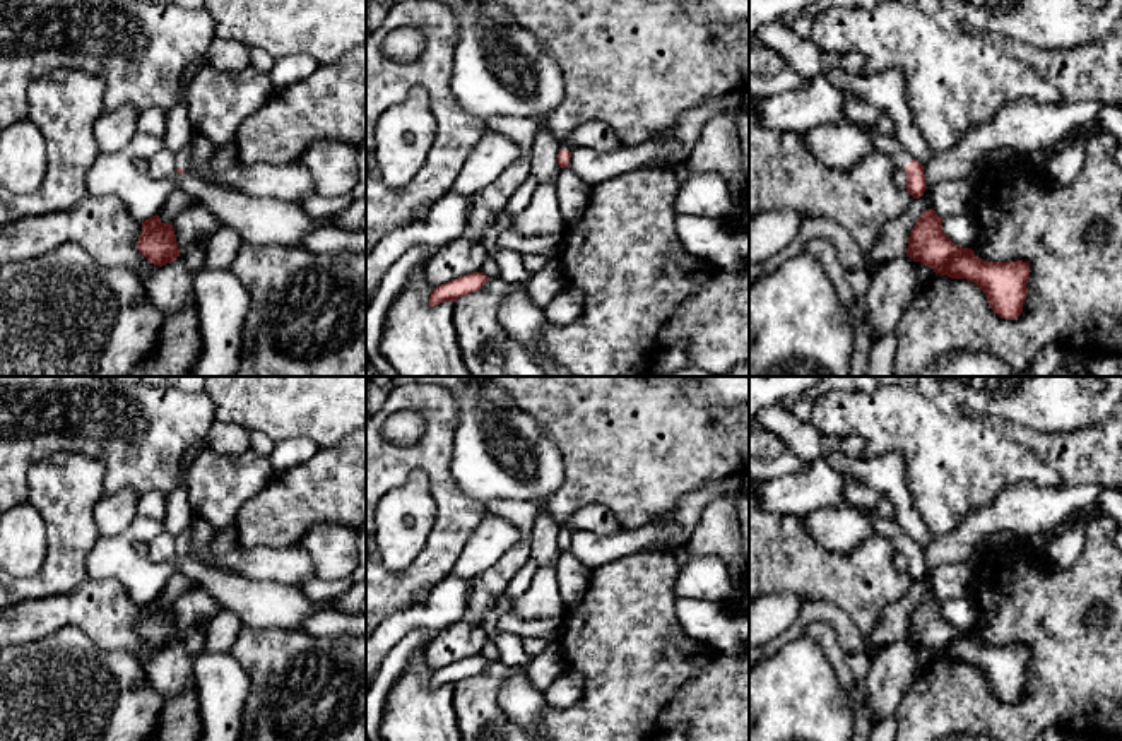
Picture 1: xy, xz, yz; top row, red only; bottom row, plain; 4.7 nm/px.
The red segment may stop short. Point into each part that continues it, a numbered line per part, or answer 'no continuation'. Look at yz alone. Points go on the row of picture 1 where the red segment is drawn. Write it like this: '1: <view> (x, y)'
1: yz (888, 144)

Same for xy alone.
1: xy (183, 158)

